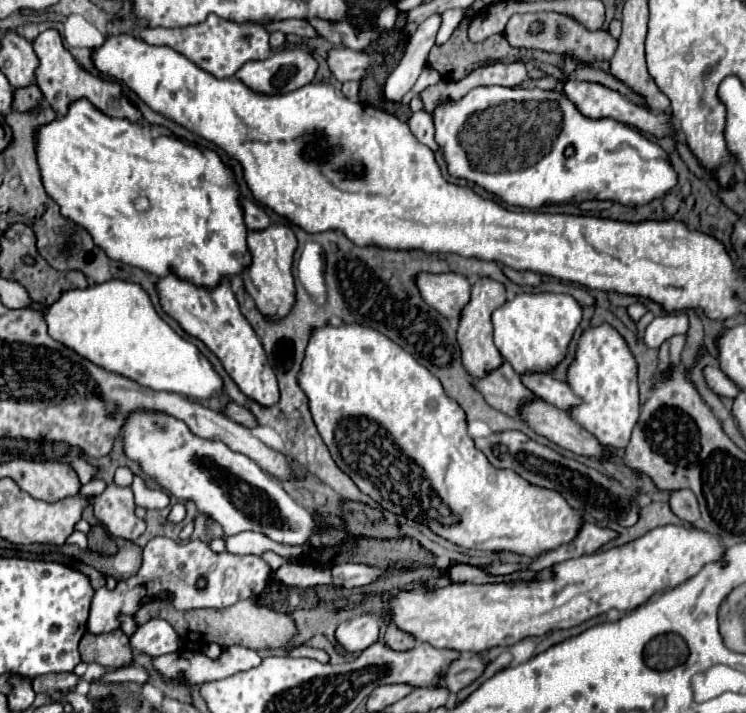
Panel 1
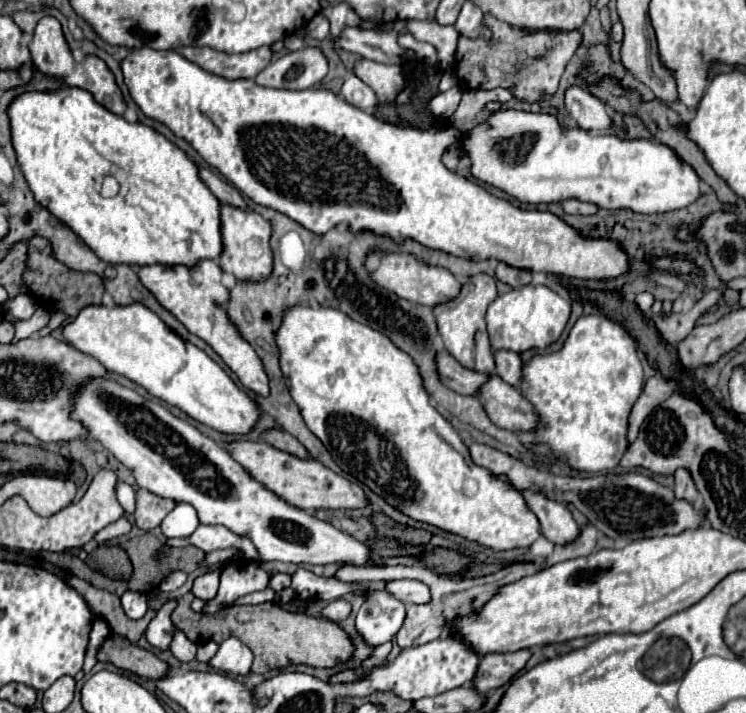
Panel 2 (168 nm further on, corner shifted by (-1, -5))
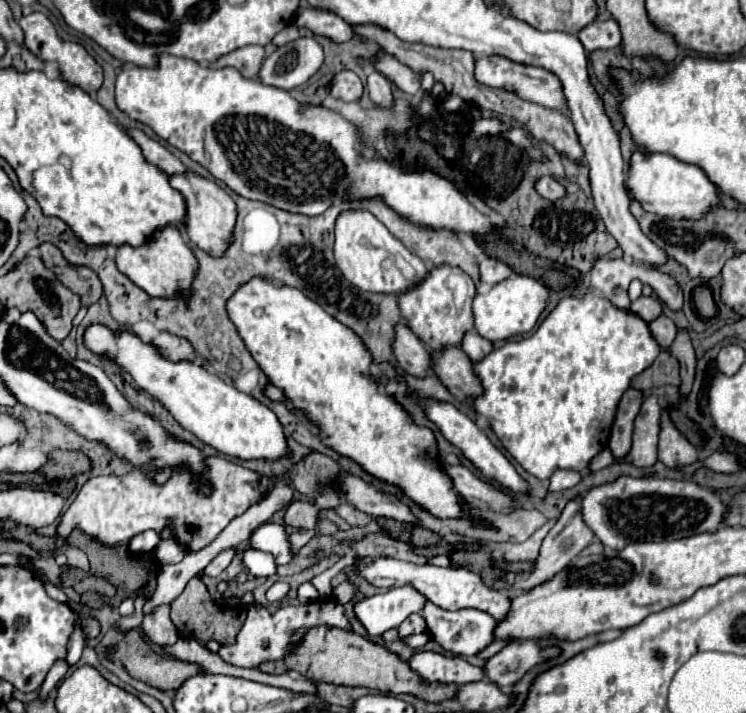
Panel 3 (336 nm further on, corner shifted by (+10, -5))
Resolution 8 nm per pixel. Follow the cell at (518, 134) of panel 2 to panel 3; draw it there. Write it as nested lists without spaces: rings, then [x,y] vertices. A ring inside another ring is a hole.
[[[636,152],[628,170],[626,188],[646,212],[668,216],[672,220],[700,220],[700,216],[720,206],[720,190],[708,180],[706,172],[694,164],[680,162],[670,154]]]

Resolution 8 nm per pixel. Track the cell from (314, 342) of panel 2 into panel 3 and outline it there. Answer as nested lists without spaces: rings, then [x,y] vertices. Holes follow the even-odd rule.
[[[260,276],[244,282],[228,298],[226,312],[268,380],[284,390],[294,408],[304,410],[326,432],[326,446],[352,458],[368,474],[400,486],[408,498],[438,518],[468,514],[468,508],[452,488],[452,480],[432,460],[432,430],[412,424],[410,416],[390,394],[376,390],[378,384],[368,368],[370,352],[348,326],[324,312],[298,288],[280,286]]]

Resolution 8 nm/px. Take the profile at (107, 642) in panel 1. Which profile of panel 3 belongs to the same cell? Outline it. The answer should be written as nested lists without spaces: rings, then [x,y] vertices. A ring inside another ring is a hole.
[[[130,630],[130,632],[124,634],[124,638],[116,644],[116,650],[114,650],[114,654],[112,654],[112,660],[114,660],[114,662],[120,660],[120,662],[126,666],[126,670],[128,670],[128,674],[130,674],[132,678],[142,680],[142,682],[146,682],[148,686],[154,686],[154,688],[158,688],[158,690],[176,690],[176,688],[180,688],[180,684],[184,684],[184,680],[188,680],[188,678],[192,678],[192,676],[204,672],[204,668],[198,666],[198,664],[180,662],[180,660],[172,660],[172,658],[164,658],[164,656],[156,654],[156,652],[150,648],[150,644],[146,644],[146,640],[140,636],[138,630]]]

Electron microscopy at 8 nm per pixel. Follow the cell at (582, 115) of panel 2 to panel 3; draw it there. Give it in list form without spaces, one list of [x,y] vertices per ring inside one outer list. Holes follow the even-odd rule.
[[[482,56],[482,58],[476,58],[476,62],[474,62],[474,78],[484,86],[510,90],[516,96],[520,96],[528,102],[536,102],[546,108],[558,108],[558,110],[566,108],[566,100],[564,100],[564,92],[562,92],[562,84],[560,84],[558,76],[544,68],[516,64],[504,56]]]

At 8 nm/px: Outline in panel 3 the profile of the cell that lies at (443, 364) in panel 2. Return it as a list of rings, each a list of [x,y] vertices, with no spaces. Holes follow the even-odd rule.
[[[396,324],[394,342],[392,342],[394,360],[410,376],[424,376],[430,368],[430,356],[418,336],[404,324]]]

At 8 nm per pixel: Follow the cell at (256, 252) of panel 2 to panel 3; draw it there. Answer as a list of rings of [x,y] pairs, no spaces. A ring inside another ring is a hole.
[[[190,170],[184,174],[172,174],[168,180],[170,180],[172,188],[176,188],[184,196],[184,202],[188,208],[188,212],[184,216],[182,234],[186,232],[184,236],[190,242],[194,242],[198,248],[202,248],[204,252],[208,252],[212,256],[220,256],[228,248],[228,244],[232,240],[232,228],[236,224],[236,204],[230,198],[230,194],[226,190],[222,190],[216,182],[196,176]]]

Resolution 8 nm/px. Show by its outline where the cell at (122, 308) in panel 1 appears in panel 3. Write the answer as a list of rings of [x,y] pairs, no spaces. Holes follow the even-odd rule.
[[[92,324],[86,330],[84,340],[92,352],[110,354],[124,372],[132,374],[134,382],[142,390],[156,396],[170,410],[170,414],[204,444],[240,460],[262,458],[274,462],[290,458],[292,450],[288,448],[284,428],[276,414],[250,394],[236,390],[232,382],[222,380],[220,376],[194,362],[170,362],[162,358],[152,344],[142,342],[138,336],[128,332],[116,334],[100,324]]]

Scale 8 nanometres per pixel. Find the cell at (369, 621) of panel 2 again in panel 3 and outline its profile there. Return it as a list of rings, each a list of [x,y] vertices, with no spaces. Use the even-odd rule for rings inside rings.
[[[408,584],[364,598],[354,606],[354,612],[370,636],[380,636],[390,628],[398,628],[410,614],[420,612],[424,604],[426,596]]]

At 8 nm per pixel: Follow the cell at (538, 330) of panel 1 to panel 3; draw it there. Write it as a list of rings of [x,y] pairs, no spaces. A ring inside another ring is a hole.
[[[512,274],[508,280],[502,280],[500,284],[492,286],[488,294],[474,298],[474,328],[480,336],[484,336],[490,342],[524,334],[536,326],[542,310],[546,308],[546,300],[548,288],[542,282],[530,276]]]

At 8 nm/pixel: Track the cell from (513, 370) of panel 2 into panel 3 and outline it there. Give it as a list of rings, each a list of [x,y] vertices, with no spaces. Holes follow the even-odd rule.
[[[468,330],[460,342],[460,348],[468,354],[470,360],[480,360],[484,358],[486,354],[490,354],[494,348],[492,348],[492,342],[490,340],[484,340],[476,330]]]

